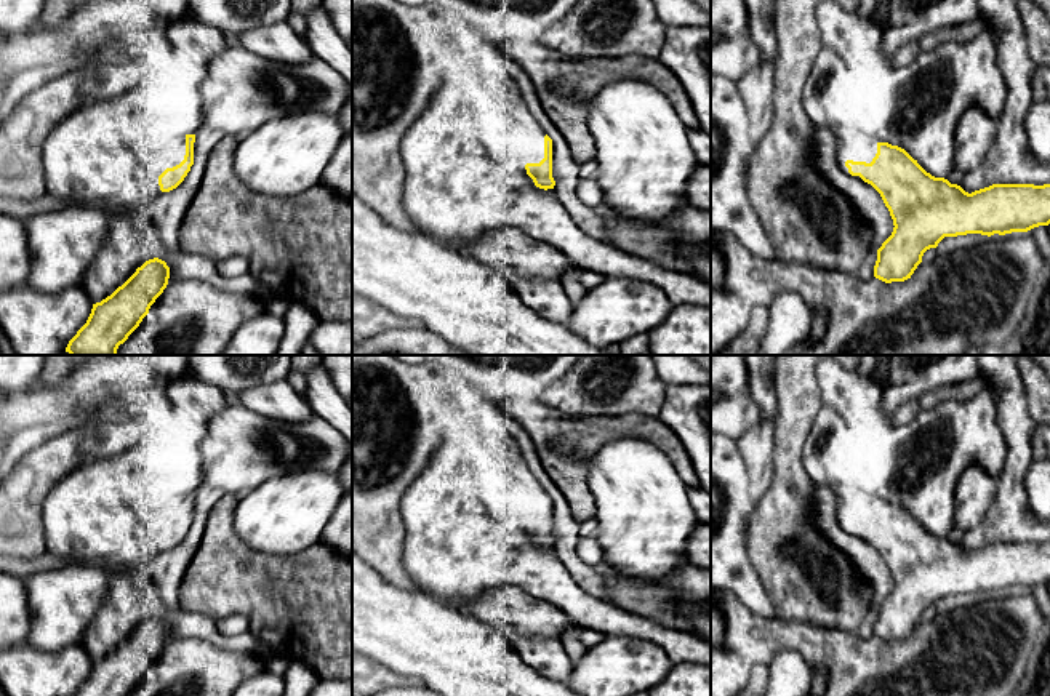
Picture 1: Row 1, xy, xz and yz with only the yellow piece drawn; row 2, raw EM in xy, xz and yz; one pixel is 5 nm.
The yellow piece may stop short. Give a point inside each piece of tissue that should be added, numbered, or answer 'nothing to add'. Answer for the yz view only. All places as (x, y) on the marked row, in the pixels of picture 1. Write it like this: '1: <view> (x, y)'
1: yz (858, 143)

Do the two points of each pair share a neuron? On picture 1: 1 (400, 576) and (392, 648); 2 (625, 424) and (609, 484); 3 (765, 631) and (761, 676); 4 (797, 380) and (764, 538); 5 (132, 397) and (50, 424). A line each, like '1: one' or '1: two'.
1: two
2: two
3: two
4: one
5: one

